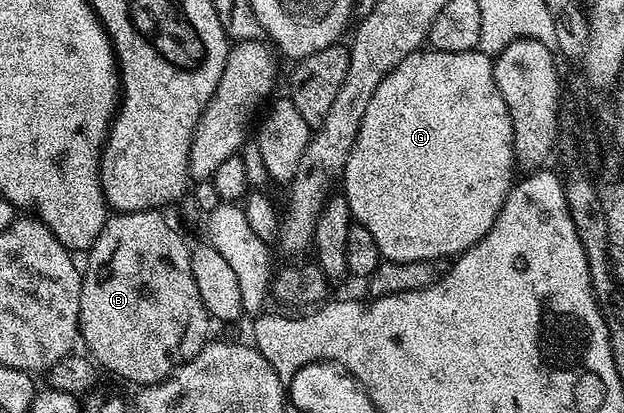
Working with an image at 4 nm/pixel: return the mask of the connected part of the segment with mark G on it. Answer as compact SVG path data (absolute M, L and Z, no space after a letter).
M420 50L403 59L383 79L381 86L377 86L377 90L373 90L373 98L369 98L365 118L361 118L359 133L353 142L349 162L341 177L341 192L349 202L349 210L354 223L365 226L365 230L369 230L369 234L373 234L373 242L377 242L377 250L382 259L393 262L447 260L458 257L474 244L479 243L483 236L489 234L497 214L503 209L505 198L511 193L513 181L516 179L515 172L517 173L517 165L513 150L513 126L509 118L509 110L505 106L505 98L501 98L495 85L495 65L492 57L478 50L474 52Z

